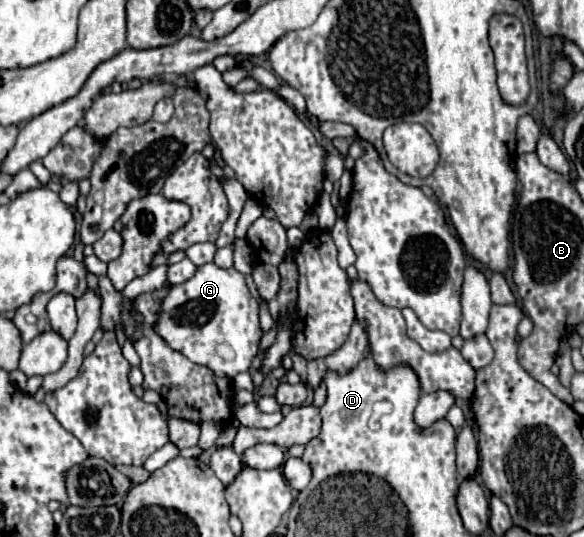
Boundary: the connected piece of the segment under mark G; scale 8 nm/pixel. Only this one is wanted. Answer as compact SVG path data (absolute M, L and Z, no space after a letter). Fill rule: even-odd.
M214 262L200 266L190 280L170 286L166 298L160 300L158 320L152 328L172 350L230 380L250 368L264 336L258 320L258 302L248 292L244 274L236 268L222 270ZM220 344L226 344L226 358L218 352Z

